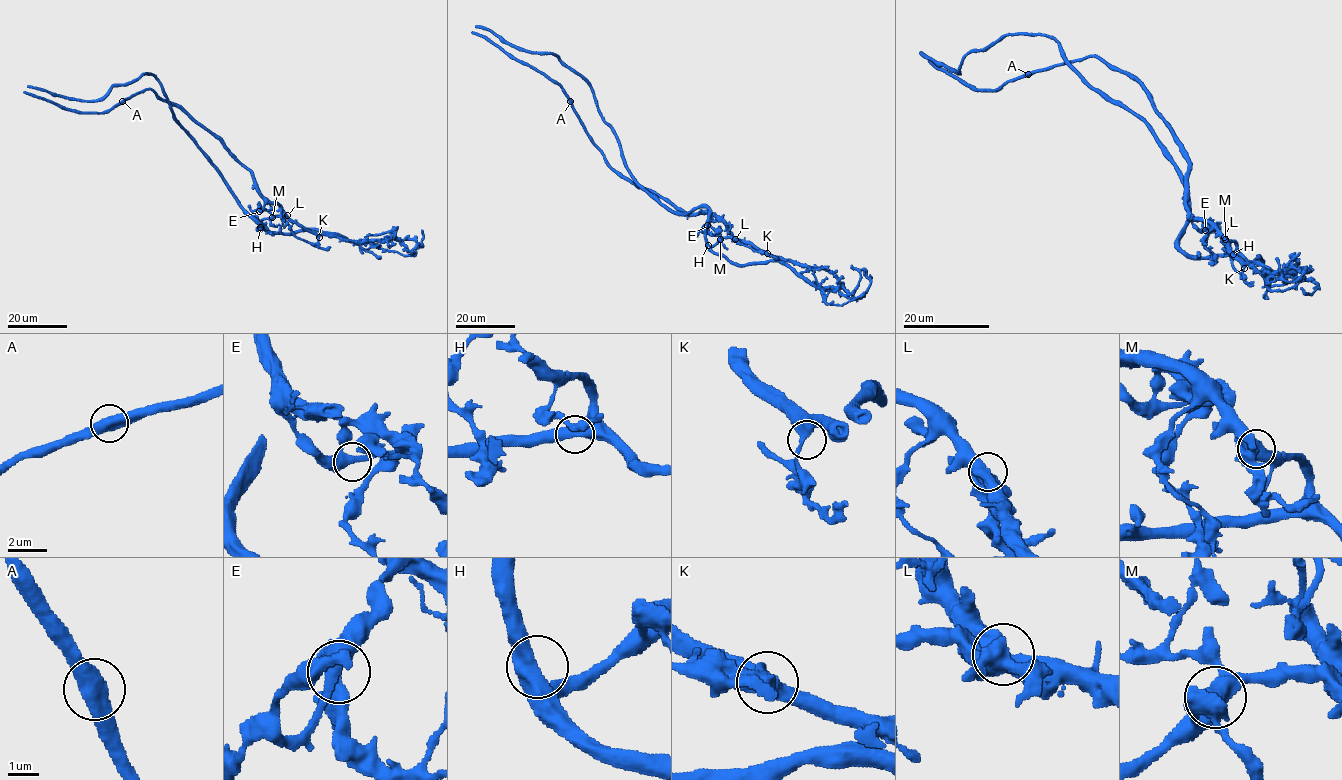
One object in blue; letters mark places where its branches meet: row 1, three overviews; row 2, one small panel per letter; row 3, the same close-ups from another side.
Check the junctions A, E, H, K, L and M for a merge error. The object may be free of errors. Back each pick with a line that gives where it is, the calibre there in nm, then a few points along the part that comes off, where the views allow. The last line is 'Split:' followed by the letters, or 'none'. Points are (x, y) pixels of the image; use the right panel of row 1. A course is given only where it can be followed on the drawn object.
M: at (1225, 239); 500 nm thick; foreign part runs (1225, 239), (1236, 248), (1223, 255), (1180, 249), (1180, 170), (1050, 37), (1006, 33), (958, 72), (919, 53)
Split: M

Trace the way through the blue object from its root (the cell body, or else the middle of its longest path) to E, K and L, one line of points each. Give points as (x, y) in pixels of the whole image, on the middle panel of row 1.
E: (707, 245), (713, 245), (720, 238), (710, 233), (707, 225)
K: (707, 245), (710, 247), (723, 238), (731, 237), (767, 253)
L: (707, 245), (710, 247), (723, 238), (735, 239)

